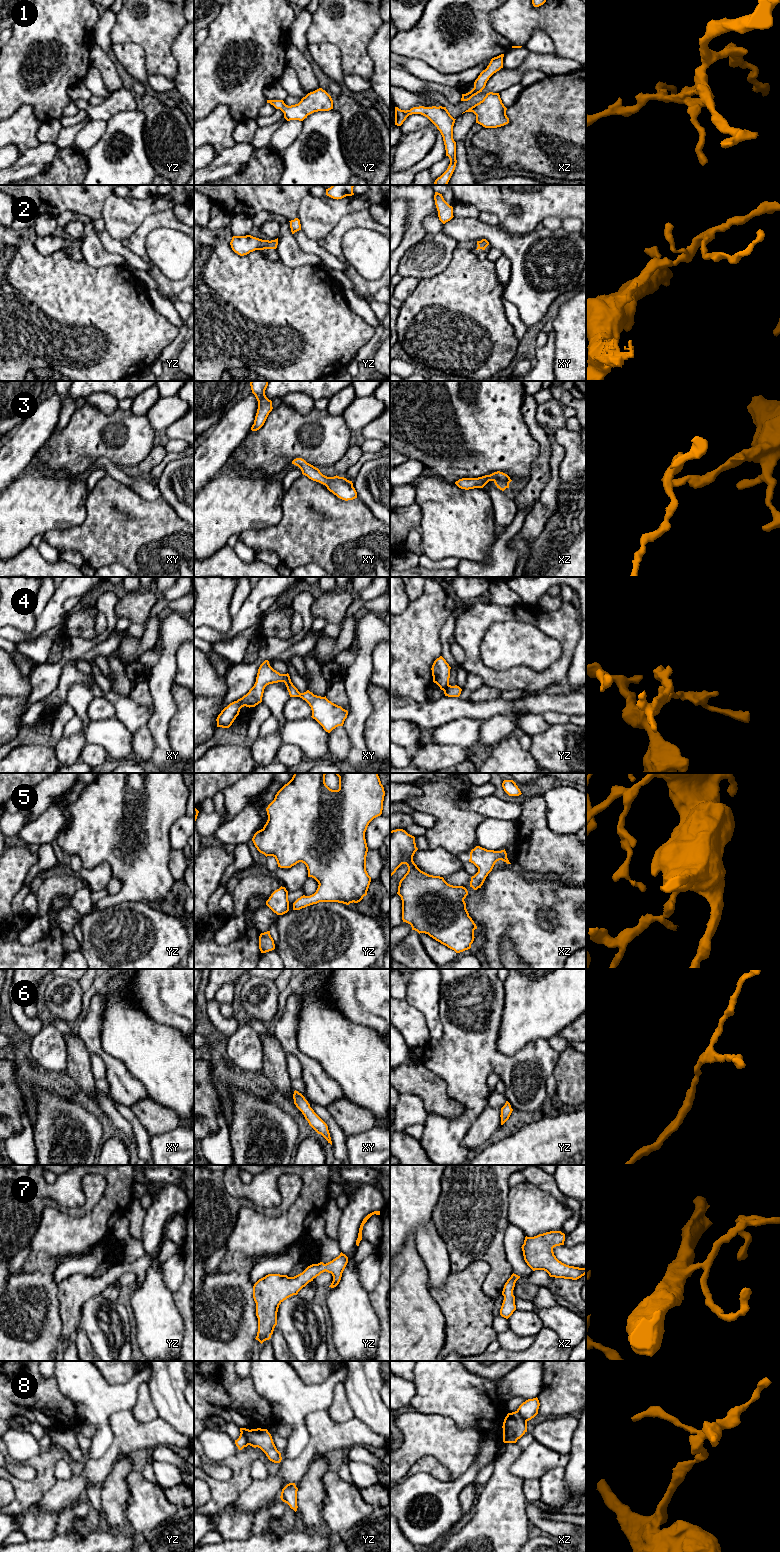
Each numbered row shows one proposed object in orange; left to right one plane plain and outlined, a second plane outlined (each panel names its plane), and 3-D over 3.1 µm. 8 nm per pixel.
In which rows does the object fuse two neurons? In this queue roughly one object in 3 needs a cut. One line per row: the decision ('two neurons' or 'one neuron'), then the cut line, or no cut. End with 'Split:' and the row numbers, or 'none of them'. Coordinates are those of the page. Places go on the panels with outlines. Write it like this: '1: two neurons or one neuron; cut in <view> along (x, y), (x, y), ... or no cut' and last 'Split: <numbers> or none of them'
1: one neuron; no cut
2: one neuron; no cut
3: one neuron; no cut
4: one neuron; no cut
5: one neuron; no cut
6: one neuron; no cut
7: one neuron; no cut
8: two neurons; cut in yz along (249, 1430), (246, 1434), (247, 1444)
Split: 8

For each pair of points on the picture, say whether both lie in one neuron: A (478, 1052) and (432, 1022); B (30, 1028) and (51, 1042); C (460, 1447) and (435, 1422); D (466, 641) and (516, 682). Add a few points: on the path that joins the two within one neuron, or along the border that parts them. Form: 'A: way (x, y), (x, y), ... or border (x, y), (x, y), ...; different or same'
A: border (440, 1006), (442, 1035), (438, 1039), (430, 1040); different
B: border (43, 1025), (33, 1036); different
C: way (454, 1441), (441, 1428); same
D: way (472, 656), (472, 659), (491, 678), (501, 680); same

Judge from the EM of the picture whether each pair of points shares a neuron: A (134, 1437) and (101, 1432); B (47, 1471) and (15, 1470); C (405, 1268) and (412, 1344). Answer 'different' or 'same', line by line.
A: different
B: different
C: same

